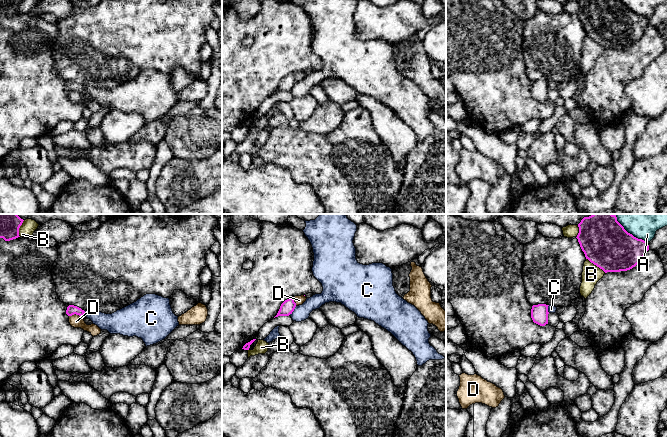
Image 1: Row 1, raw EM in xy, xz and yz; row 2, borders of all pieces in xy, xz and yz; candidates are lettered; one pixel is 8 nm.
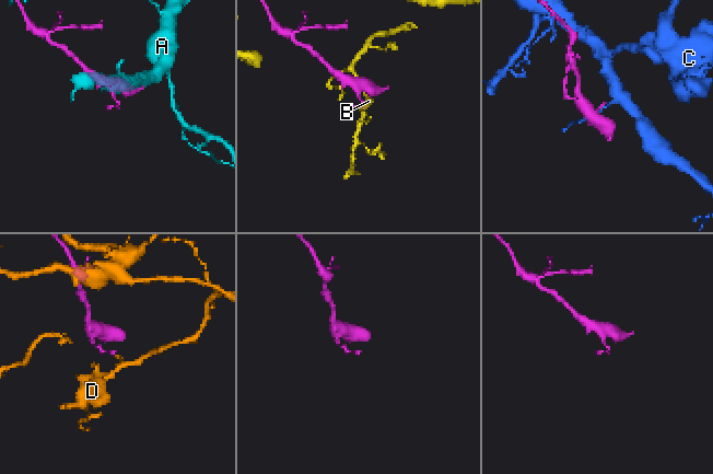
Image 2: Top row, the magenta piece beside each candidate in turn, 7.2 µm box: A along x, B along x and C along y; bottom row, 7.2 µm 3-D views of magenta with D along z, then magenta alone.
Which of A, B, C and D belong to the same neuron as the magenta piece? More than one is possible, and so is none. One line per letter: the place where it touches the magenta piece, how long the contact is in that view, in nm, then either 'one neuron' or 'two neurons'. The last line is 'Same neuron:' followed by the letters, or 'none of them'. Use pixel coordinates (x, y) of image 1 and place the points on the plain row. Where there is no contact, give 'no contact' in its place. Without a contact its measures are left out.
A: contact yz (633, 12); length 260 nm; two neurons
B: contact yz (596, 41); length 200 nm; two neurons
C: contact xz (293, 86); length 90 nm; two neurons
D: contact xy (75, 89); length 100 nm; two neurons
Same neuron: none of them

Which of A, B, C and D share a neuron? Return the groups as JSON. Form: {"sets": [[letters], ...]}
{"sets": [["A"], ["B"], ["C"], ["D"]]}

